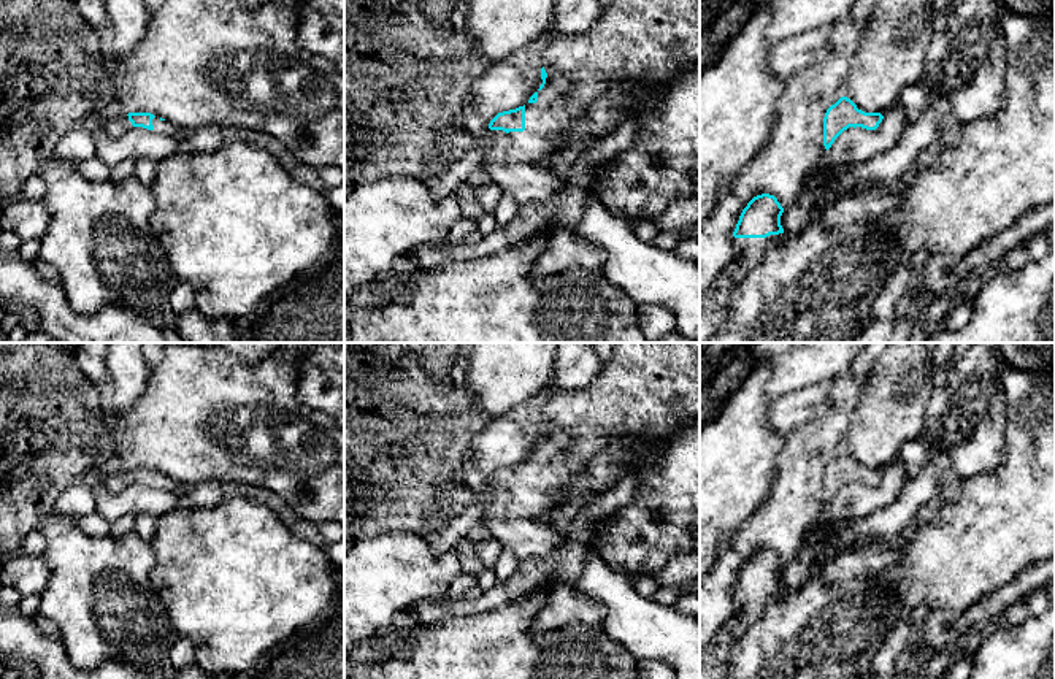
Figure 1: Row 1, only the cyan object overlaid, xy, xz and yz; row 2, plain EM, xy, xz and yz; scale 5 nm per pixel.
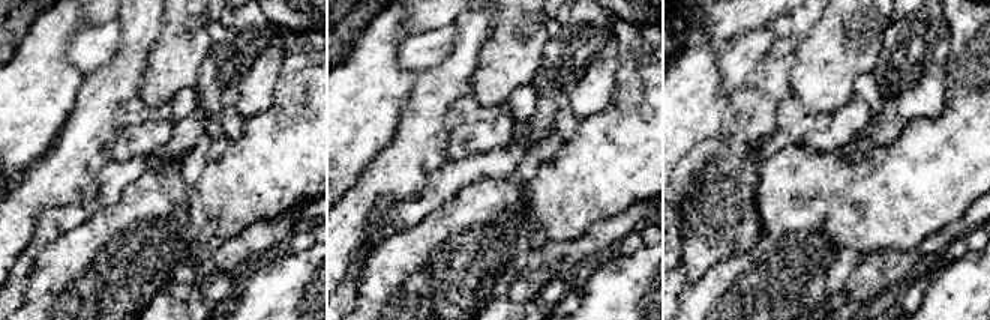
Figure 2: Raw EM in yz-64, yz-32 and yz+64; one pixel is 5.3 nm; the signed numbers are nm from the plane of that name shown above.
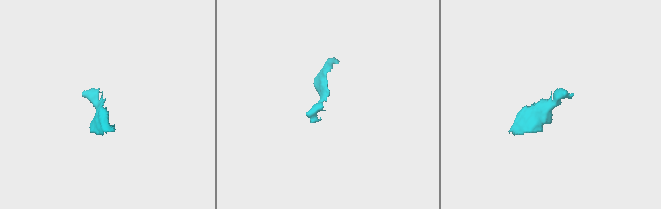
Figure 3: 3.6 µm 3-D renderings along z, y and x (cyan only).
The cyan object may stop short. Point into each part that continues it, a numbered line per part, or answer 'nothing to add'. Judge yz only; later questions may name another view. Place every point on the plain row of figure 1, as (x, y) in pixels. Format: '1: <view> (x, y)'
1: yz (749, 606)

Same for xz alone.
1: xz (646, 389)

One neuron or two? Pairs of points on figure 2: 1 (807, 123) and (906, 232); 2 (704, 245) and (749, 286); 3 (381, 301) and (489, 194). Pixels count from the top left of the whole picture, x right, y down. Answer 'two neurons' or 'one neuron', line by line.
1: two neurons
2: two neurons
3: one neuron

